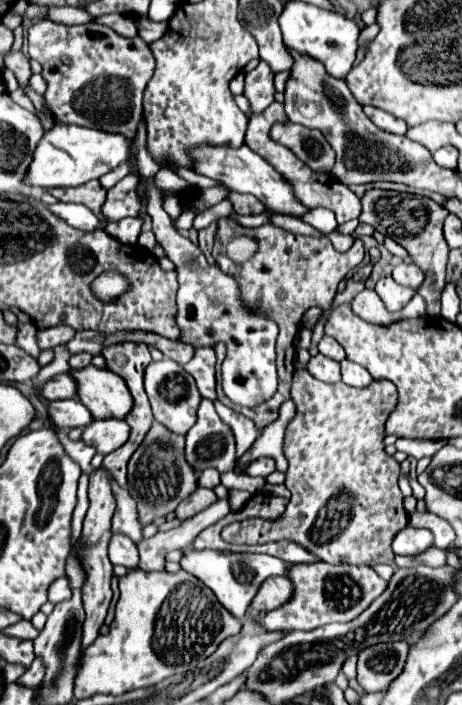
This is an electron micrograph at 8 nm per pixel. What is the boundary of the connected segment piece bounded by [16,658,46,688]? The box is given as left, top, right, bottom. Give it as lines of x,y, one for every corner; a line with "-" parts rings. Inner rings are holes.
34,658
32,666
16,682
22,684
22,686
26,686
26,688
36,688
36,684
40,684
40,680
44,678
44,672
46,672
44,662
40,658

